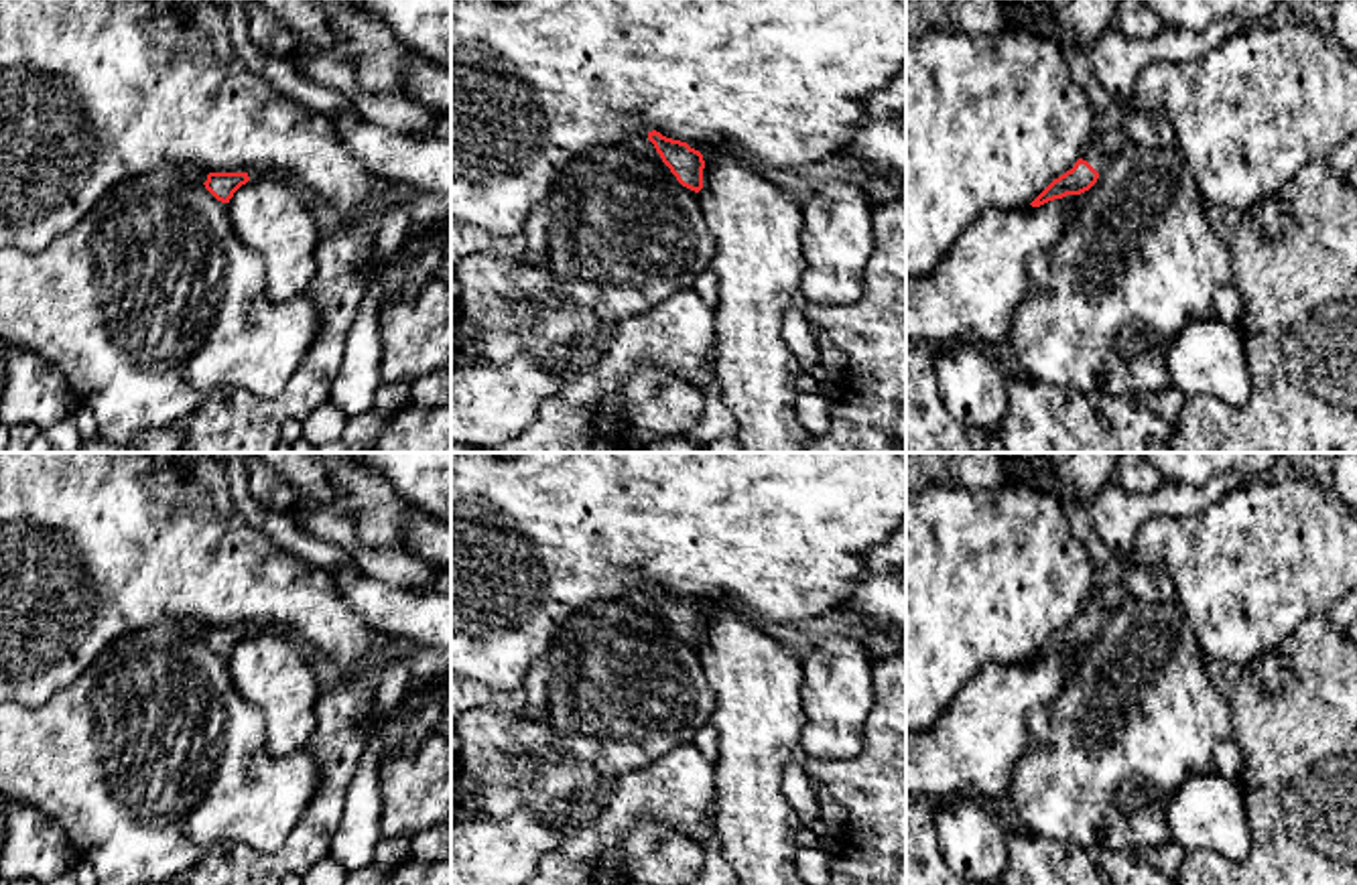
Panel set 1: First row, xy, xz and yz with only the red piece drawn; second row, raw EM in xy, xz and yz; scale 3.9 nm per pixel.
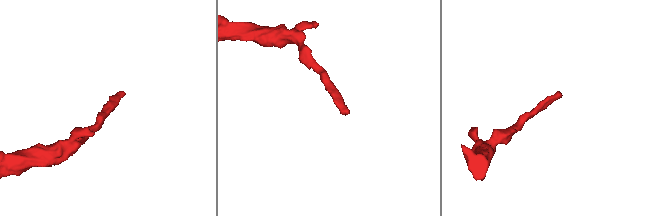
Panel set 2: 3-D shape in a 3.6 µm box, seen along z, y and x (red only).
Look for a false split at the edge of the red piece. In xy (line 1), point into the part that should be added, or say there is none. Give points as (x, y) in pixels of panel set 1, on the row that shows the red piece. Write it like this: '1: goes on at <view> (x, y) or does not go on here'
1: does not go on here

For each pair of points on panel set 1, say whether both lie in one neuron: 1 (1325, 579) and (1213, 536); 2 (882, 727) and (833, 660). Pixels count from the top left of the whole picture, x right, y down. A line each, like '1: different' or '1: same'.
1: same
2: different

